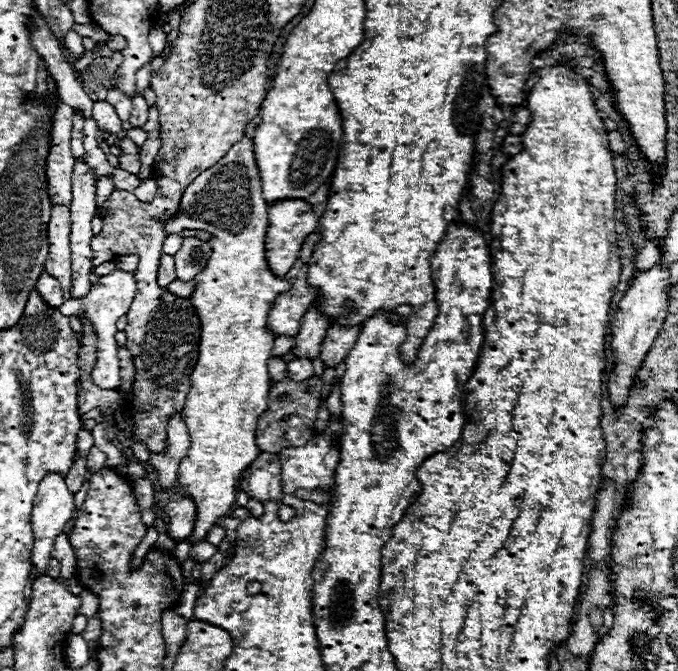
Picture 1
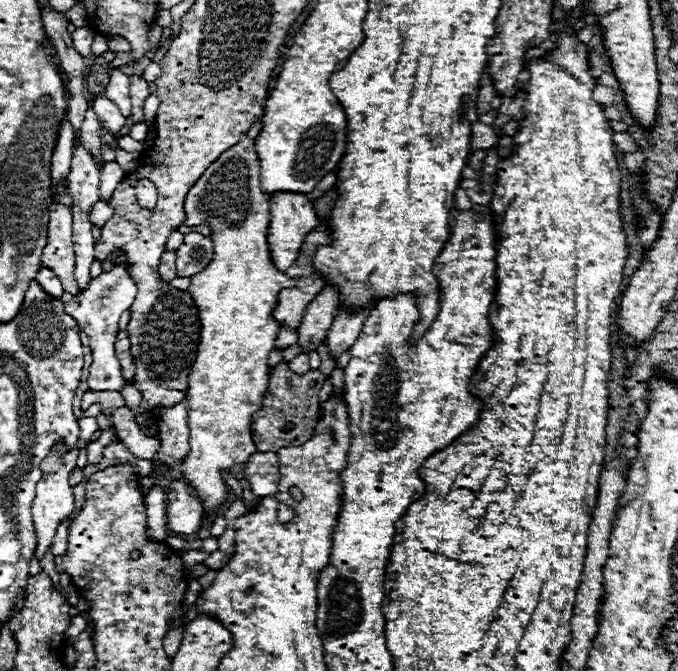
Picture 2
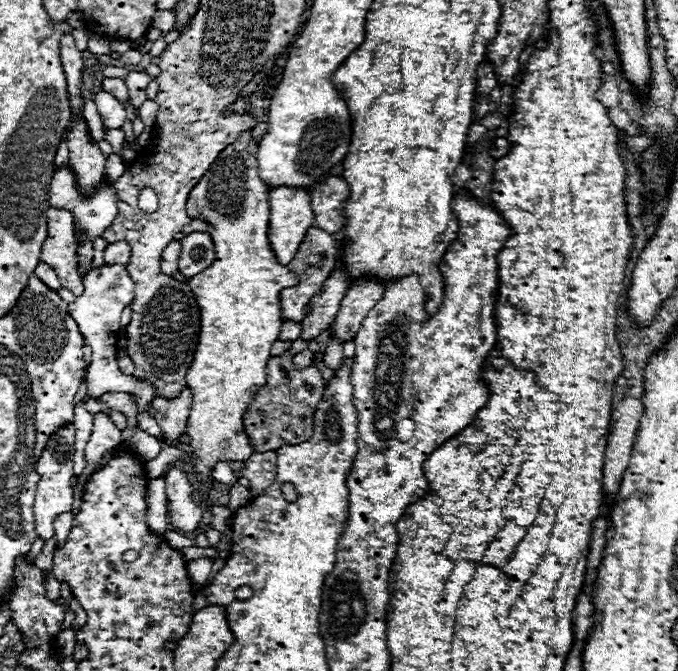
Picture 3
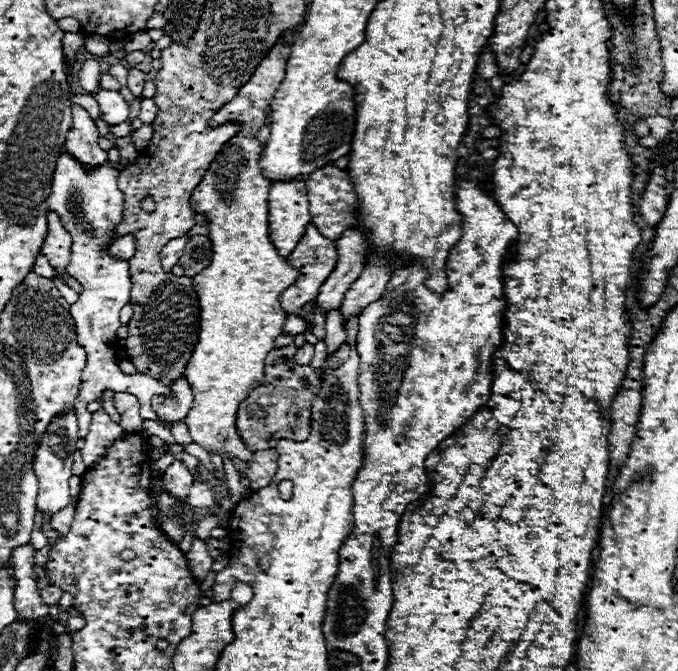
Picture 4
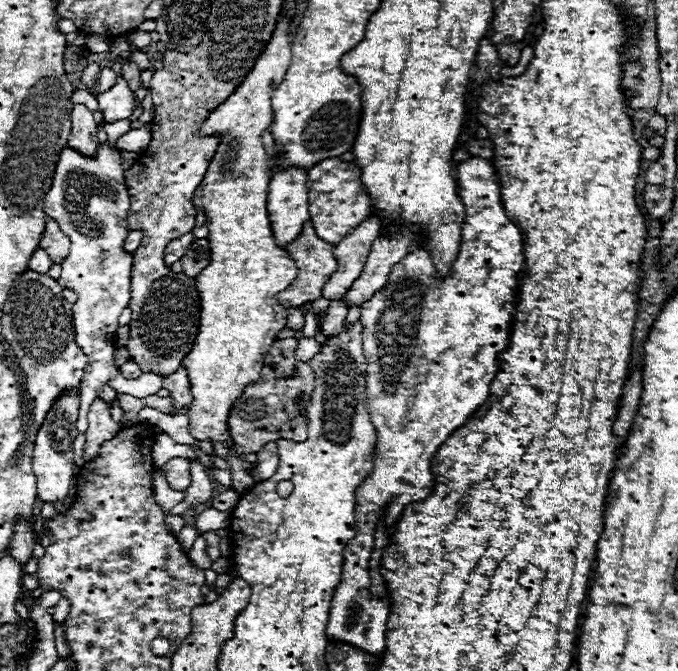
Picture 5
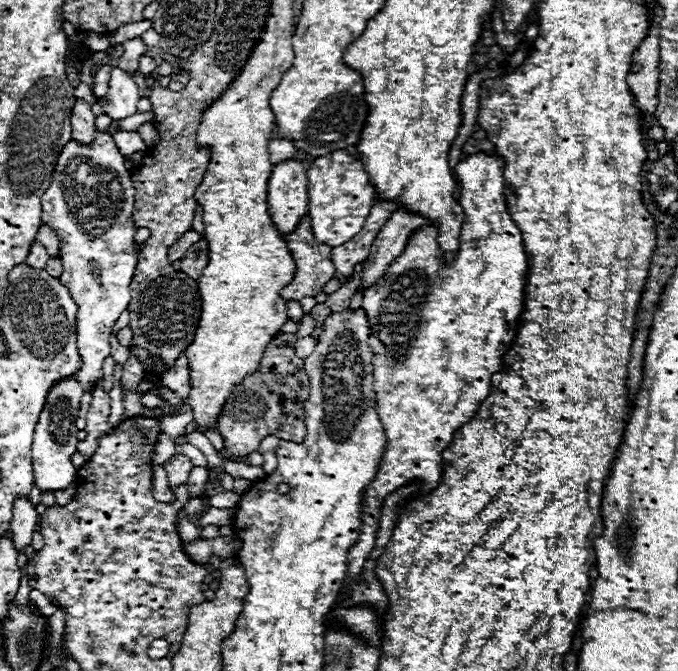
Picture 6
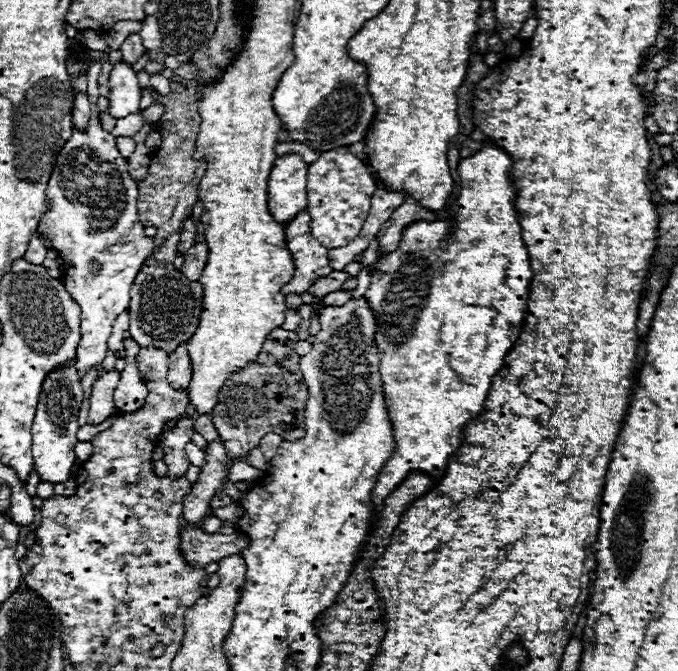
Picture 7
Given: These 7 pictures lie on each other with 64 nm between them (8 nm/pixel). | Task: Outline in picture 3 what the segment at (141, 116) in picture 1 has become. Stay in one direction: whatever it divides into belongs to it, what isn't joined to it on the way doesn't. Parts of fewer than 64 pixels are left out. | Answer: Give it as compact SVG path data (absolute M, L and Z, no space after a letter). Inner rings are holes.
M130 72L126 76L126 86L128 86L128 96L130 96L130 102L134 108L138 108L144 100L146 100L146 84L150 82L152 78L146 74L146 72Z

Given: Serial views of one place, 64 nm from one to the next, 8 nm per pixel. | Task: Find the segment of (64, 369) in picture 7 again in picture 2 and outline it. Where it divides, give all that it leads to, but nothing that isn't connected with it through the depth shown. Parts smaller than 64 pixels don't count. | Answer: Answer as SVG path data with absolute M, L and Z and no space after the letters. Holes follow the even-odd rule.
M56 444L52 446L52 452L40 462L42 466L42 480L36 486L36 498L32 504L32 518L34 518L34 530L36 530L36 538L38 538L38 548L36 548L36 556L42 558L46 548L52 544L52 538L56 534L56 526L60 524L60 520L68 518L74 512L74 494L72 494L72 486L68 484L68 476L76 466L76 458L78 458L78 450L66 450L64 444Z

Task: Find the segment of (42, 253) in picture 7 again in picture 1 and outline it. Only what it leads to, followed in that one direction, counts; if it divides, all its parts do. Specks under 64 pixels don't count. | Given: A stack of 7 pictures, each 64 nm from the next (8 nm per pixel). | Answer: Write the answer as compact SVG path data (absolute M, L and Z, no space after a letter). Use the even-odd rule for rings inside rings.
M48 272L40 274L40 280L36 282L36 288L40 292L40 296L50 304L50 306L60 306L64 302L64 292L60 290L60 284L54 276L50 276Z

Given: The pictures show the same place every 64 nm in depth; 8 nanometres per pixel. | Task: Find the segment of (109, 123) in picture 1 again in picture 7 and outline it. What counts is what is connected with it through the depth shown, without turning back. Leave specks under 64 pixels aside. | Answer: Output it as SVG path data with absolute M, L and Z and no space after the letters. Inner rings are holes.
M116 62L110 72L110 92L108 92L108 114L114 118L126 118L140 110L140 86L136 72L130 64Z

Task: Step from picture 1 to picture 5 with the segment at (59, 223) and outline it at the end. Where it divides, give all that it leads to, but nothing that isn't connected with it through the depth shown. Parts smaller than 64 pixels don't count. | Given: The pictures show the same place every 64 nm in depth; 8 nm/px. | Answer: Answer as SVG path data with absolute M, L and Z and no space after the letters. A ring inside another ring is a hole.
M48 218L46 226L44 226L44 234L42 234L38 246L48 252L52 262L60 264L66 258L66 254L68 254L70 240L68 240L68 236L64 236L64 232L58 228L58 224Z

